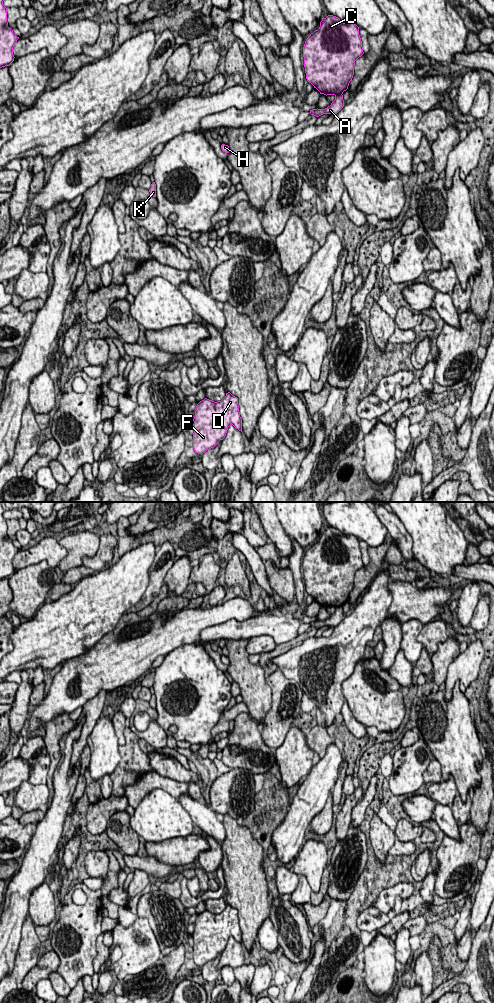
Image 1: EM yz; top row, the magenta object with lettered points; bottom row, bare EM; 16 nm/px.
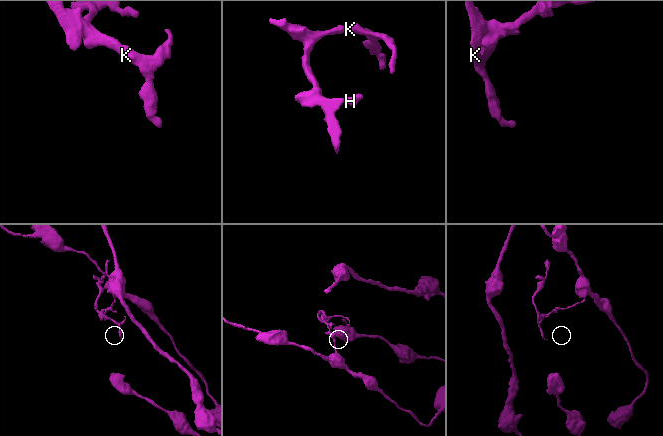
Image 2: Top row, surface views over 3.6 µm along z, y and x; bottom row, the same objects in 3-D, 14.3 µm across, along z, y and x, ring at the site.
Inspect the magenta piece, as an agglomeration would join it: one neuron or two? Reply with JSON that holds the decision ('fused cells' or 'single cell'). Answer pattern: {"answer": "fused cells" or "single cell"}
{"answer": "fused cells"}

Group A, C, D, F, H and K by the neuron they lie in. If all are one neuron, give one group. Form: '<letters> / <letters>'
A H K / C D F

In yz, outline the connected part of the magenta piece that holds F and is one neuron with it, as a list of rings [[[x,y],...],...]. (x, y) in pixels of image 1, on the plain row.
[[[230,904],[218,914],[205,910],[194,923],[193,960],[198,966],[202,967],[223,952],[231,936],[242,944],[238,910]]]

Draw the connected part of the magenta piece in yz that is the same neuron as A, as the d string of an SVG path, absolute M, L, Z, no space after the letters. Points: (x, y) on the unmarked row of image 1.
M338 606L335 608L335 612L325 621L312 621L310 622L310 626L316 629L319 629L323 626L337 626L344 618L343 607Z

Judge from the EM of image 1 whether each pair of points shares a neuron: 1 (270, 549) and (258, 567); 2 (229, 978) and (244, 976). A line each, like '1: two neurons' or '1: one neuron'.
1: two neurons
2: one neuron

